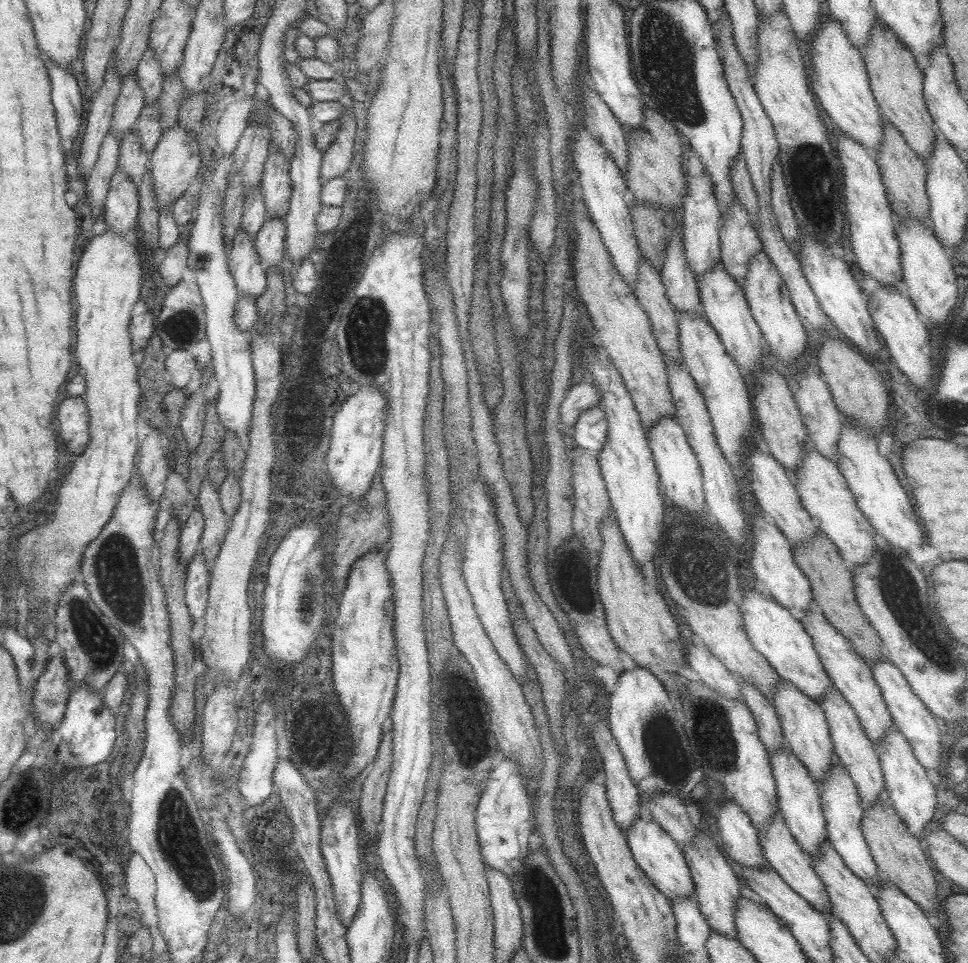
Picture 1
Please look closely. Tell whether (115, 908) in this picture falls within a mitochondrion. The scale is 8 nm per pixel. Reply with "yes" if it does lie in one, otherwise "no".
no

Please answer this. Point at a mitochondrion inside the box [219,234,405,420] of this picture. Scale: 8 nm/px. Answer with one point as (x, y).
(367, 327)

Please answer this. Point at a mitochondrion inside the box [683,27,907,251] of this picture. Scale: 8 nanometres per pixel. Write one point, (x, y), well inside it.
(807, 168)

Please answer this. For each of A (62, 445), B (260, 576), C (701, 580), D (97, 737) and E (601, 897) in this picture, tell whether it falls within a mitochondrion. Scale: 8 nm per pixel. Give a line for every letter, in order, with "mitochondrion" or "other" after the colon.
A: other
B: other
C: mitochondrion
D: other
E: other

